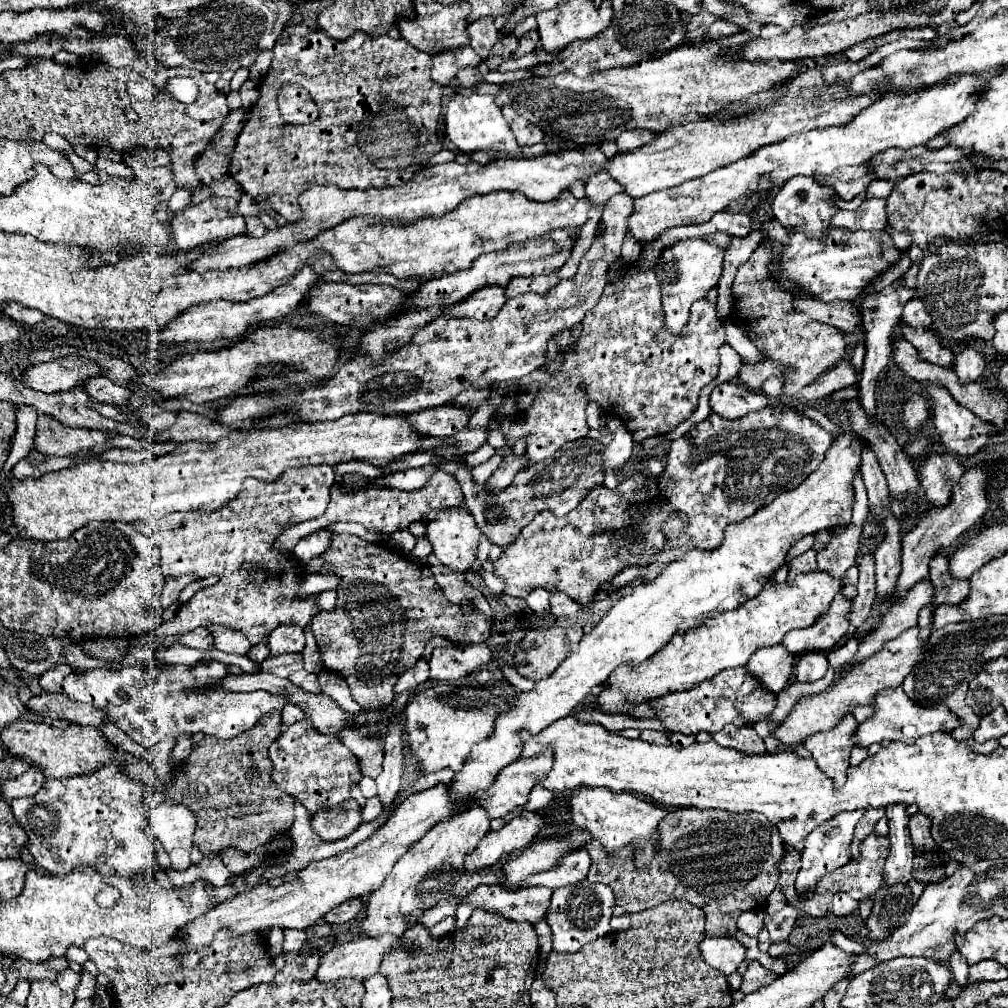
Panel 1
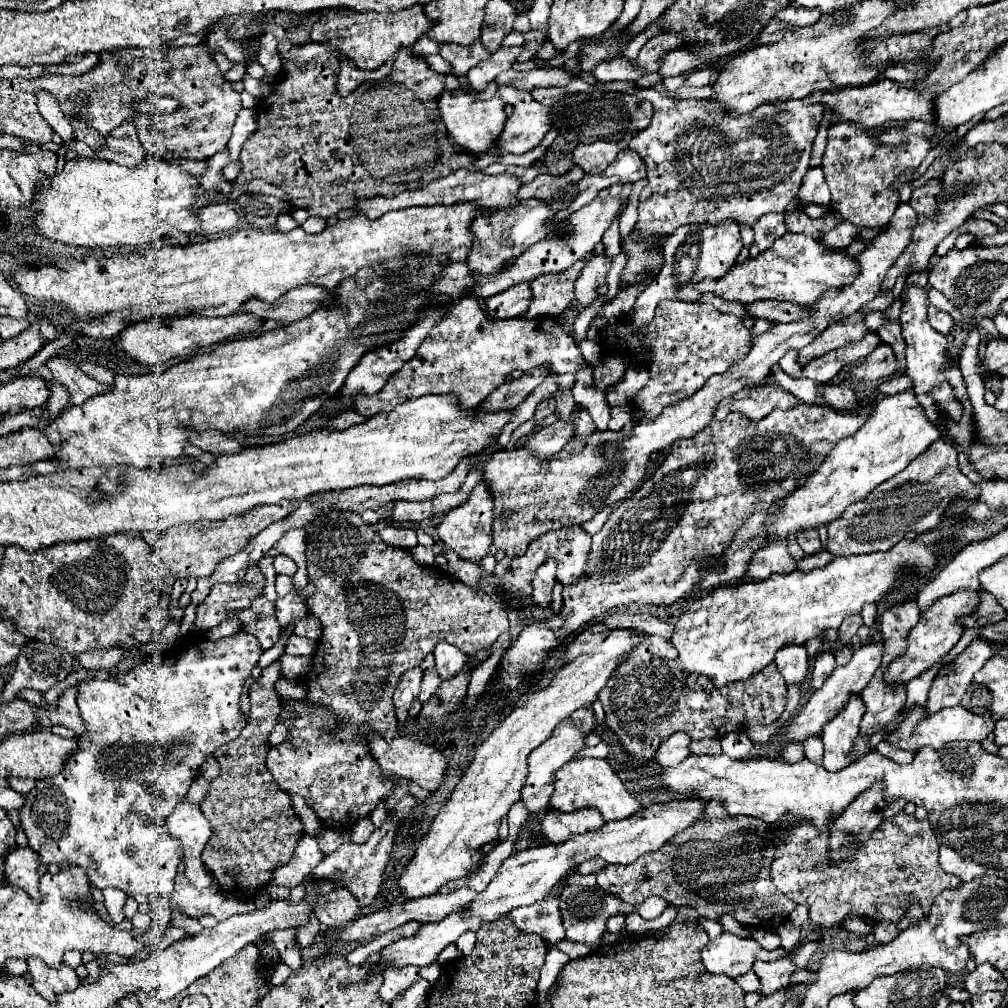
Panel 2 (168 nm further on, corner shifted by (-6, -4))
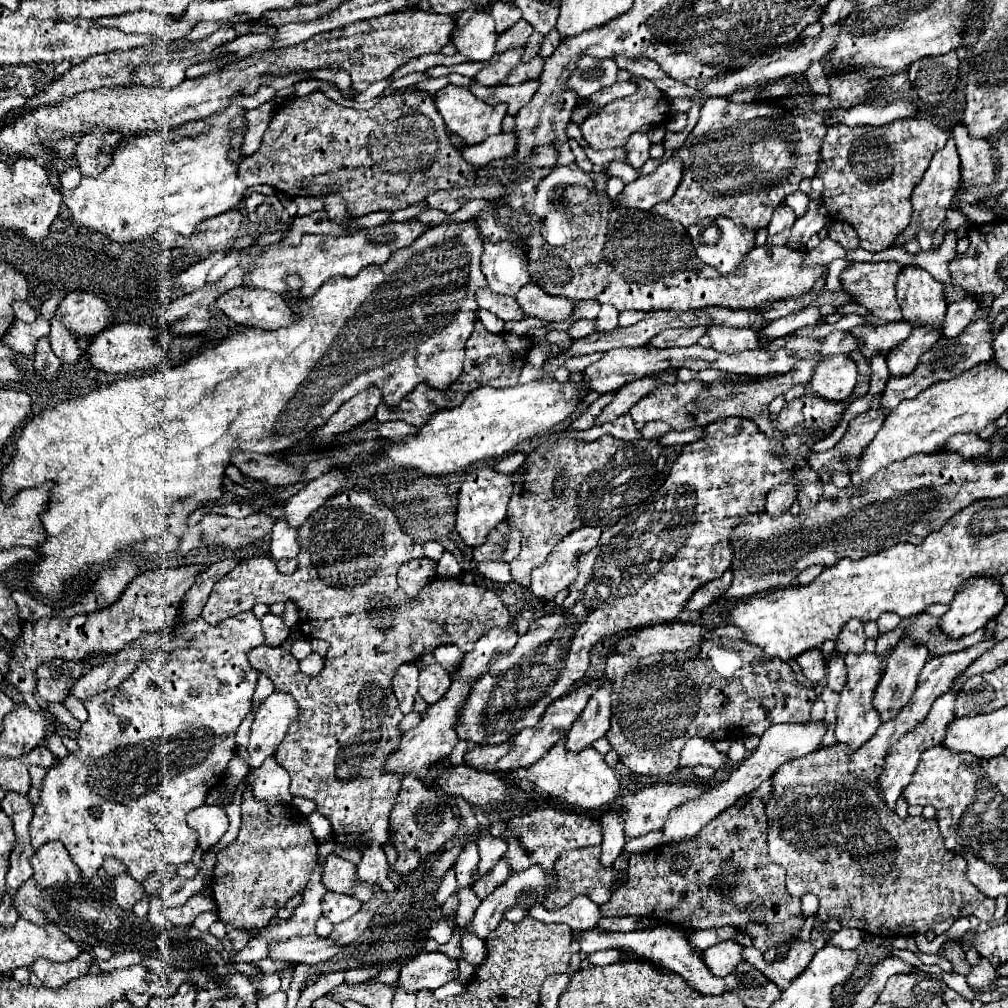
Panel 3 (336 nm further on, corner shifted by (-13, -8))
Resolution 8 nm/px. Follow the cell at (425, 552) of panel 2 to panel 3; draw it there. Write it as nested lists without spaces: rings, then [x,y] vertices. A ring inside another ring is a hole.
[[[411,559],[409,563],[403,563],[399,575],[403,577],[403,591],[407,593],[407,597],[417,599],[419,591],[435,579],[435,563],[429,559]]]

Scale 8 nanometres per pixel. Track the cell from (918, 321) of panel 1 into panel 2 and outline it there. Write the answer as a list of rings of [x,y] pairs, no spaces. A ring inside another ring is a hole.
[[[928,307],[928,321],[930,321],[930,325],[936,329],[936,331],[940,331],[942,335],[946,335],[946,333],[950,333],[950,329],[954,327],[954,319],[950,317],[950,313],[944,313],[944,311],[940,311],[940,309],[936,309],[936,307]]]

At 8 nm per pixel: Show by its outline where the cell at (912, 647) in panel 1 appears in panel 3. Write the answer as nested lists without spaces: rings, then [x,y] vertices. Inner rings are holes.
[[[975,577],[969,583],[963,583],[951,601],[951,609],[941,617],[943,631],[953,637],[965,637],[983,629],[987,619],[997,617],[1007,599],[999,585],[999,579]]]

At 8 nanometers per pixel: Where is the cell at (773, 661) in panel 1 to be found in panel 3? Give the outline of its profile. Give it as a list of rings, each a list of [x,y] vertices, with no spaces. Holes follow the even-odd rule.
[[[821,649],[807,651],[807,653],[799,655],[797,663],[801,665],[803,675],[805,675],[809,681],[819,683],[819,681],[825,677],[825,657],[823,657]]]

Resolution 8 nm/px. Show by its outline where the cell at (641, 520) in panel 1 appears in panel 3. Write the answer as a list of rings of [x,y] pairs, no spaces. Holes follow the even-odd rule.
[[[483,561],[478,563],[477,569],[483,577],[497,581],[497,583],[511,583],[511,571],[509,571],[509,563],[495,563],[495,561]]]

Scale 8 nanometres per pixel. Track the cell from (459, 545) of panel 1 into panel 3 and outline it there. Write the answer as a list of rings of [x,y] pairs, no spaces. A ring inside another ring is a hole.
[[[479,467],[475,471],[471,471],[461,489],[459,489],[459,507],[457,507],[457,531],[461,535],[461,539],[469,545],[469,547],[479,547],[485,543],[487,533],[497,527],[503,519],[505,519],[505,511],[507,511],[507,503],[513,495],[513,485],[515,479],[509,473],[501,473],[495,467]]]

